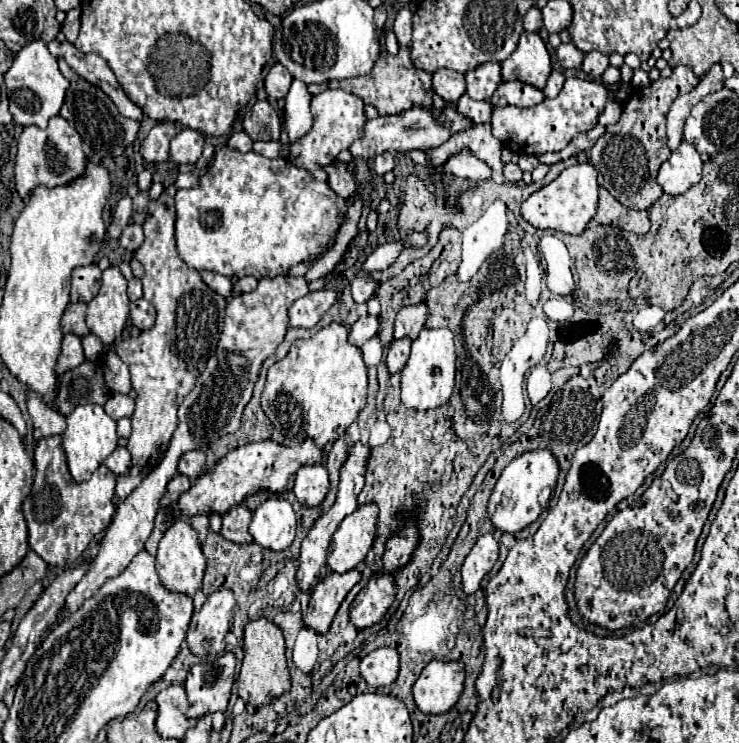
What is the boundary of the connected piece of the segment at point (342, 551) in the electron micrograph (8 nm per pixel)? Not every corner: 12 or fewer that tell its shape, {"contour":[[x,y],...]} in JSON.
{"contour":[[375,504],[359,506],[333,534],[327,566],[365,560],[377,532]]}

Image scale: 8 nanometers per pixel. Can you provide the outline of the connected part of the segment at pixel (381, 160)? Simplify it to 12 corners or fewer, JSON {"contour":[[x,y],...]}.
{"contour":[[383,152],[373,162],[373,172],[383,176],[395,166],[393,154]]}

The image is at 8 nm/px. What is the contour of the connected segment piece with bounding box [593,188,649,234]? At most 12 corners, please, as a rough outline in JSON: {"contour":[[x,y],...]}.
{"contour":[[605,188],[593,220],[635,234],[649,232],[647,212],[619,204]]}

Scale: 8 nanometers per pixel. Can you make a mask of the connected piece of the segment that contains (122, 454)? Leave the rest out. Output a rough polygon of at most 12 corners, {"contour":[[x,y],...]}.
{"contour":[[117,448],[105,458],[115,474],[125,474],[131,466],[127,448]]}

